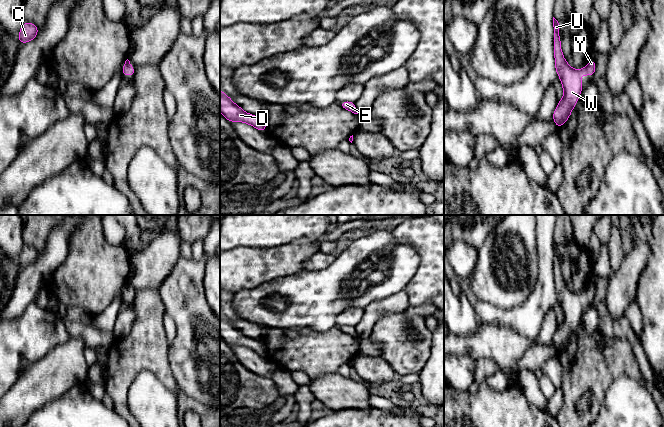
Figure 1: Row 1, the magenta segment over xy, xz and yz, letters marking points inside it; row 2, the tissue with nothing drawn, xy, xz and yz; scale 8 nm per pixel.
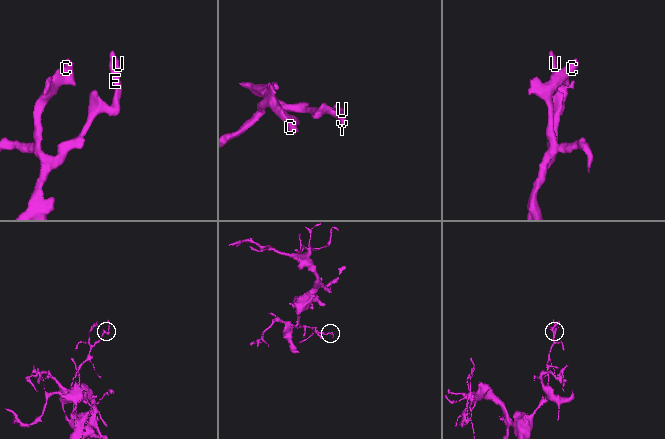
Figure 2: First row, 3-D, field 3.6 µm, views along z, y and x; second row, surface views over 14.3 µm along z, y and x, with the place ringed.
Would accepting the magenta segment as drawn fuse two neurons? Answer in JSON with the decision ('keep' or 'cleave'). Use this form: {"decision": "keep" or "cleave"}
{"decision": "keep"}

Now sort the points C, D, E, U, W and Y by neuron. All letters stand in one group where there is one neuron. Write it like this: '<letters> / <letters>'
C D E U W Y

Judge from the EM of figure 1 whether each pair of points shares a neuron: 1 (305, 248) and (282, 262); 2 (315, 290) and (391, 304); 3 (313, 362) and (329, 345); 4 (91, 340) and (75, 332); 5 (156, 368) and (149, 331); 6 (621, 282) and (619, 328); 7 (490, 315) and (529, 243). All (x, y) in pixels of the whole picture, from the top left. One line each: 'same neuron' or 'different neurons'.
1: same neuron
2: different neurons
3: same neuron
4: same neuron
5: same neuron
6: different neurons
7: different neurons

